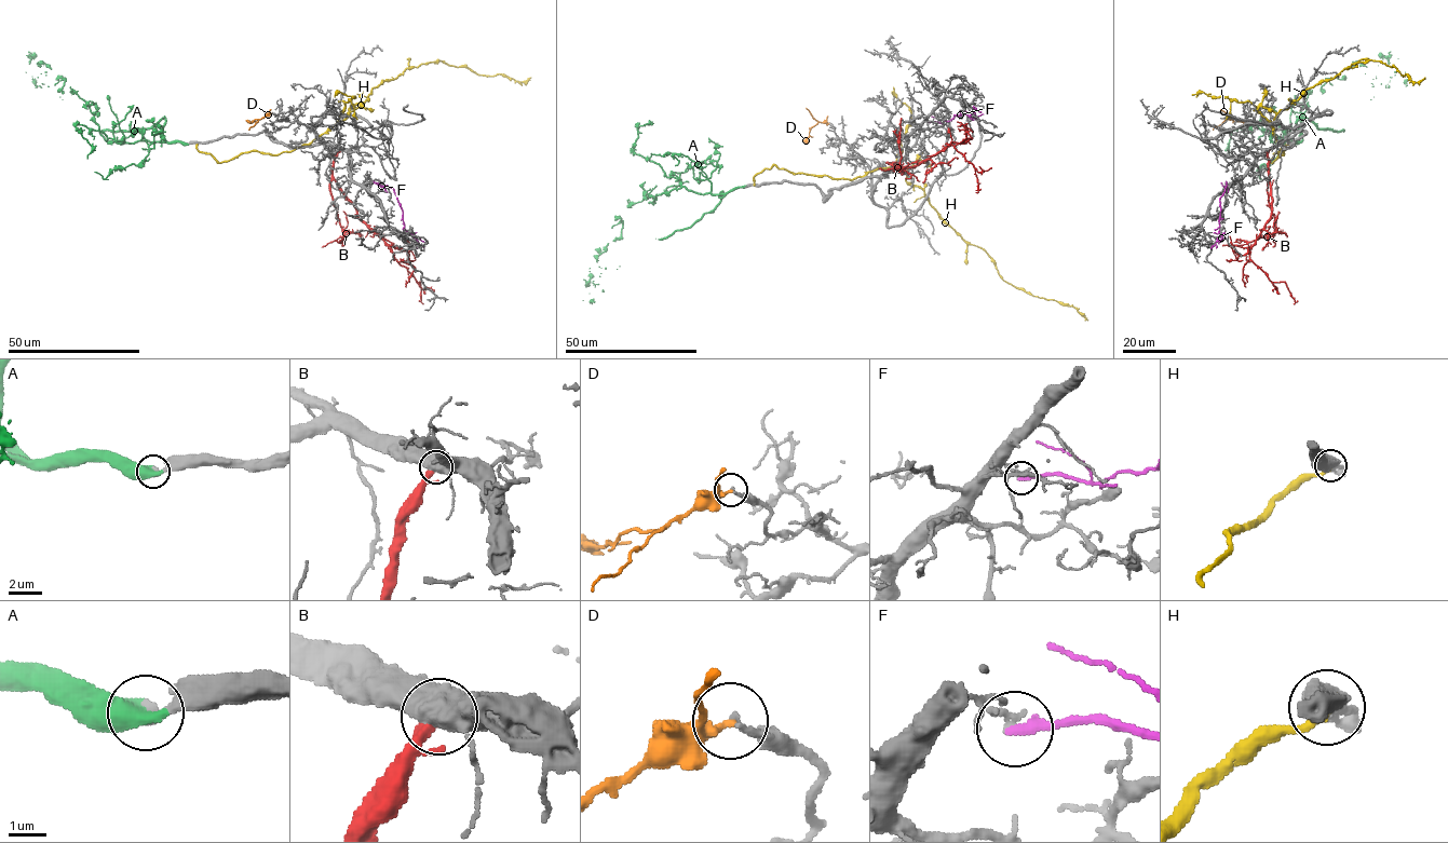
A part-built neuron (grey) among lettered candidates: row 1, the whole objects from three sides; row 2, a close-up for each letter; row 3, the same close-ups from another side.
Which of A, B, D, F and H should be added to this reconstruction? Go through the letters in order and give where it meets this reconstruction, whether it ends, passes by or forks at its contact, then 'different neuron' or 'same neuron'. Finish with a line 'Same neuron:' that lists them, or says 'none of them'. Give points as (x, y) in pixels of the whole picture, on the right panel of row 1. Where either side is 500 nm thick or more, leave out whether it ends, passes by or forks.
A: (1291, 144) | same neuron
B: (1269, 149) | different neuron
D: (1228, 112) | it ends | different neuron
F: (1227, 182) | it ends | different neuron
H: (1289, 143) | different neuron
Same neuron: A

